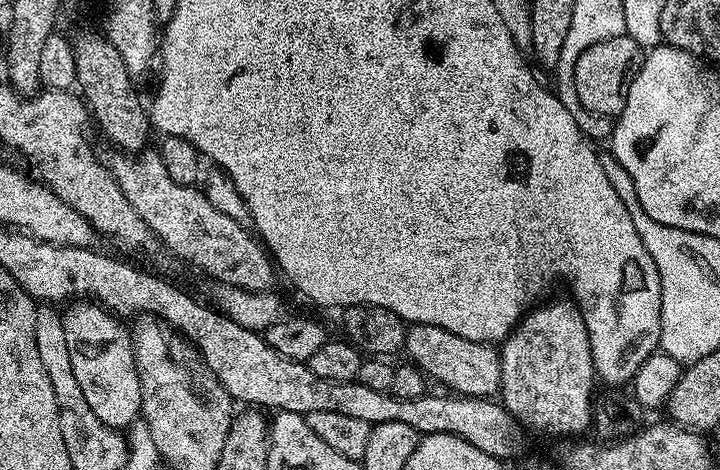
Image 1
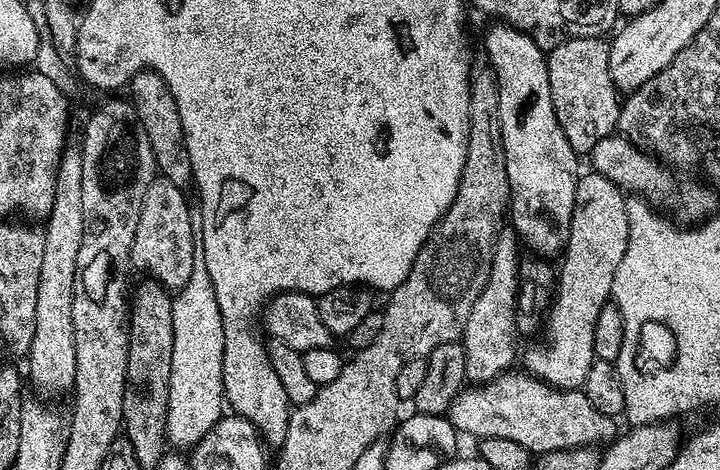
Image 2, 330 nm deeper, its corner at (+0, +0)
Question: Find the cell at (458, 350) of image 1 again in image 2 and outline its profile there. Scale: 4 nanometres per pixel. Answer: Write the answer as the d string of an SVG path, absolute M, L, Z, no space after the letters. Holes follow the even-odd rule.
M509 370L489 384L465 387L446 413L457 433L475 438L510 438L526 451L539 454L550 450L603 445L616 439L617 421L590 406L583 391L554 390L524 370Z

